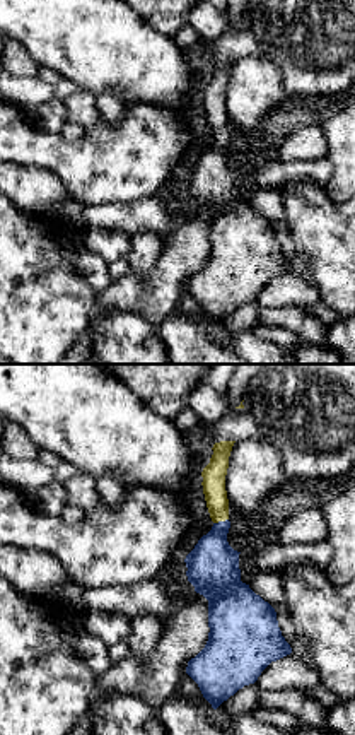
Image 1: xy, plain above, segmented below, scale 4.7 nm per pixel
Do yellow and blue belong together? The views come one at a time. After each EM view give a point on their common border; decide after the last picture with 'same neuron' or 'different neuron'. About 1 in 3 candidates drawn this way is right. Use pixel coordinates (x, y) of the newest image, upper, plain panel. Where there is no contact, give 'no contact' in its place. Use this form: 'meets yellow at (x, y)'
meets yellow at (221, 137)

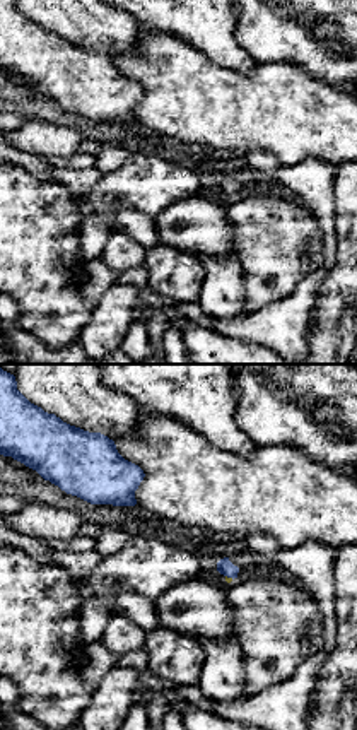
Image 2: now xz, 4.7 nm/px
meets yellow at (229, 195)

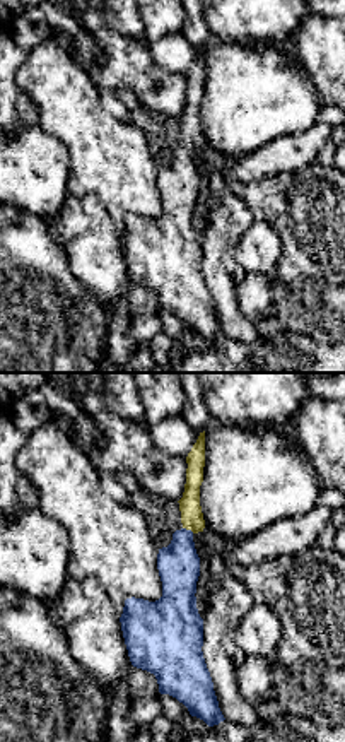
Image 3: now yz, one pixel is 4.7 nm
meets yellow at (188, 146)

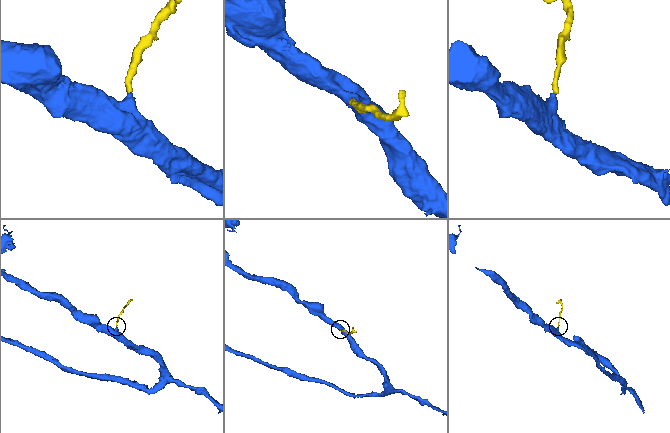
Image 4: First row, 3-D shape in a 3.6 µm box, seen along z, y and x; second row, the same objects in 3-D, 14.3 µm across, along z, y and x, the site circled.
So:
same neuron

